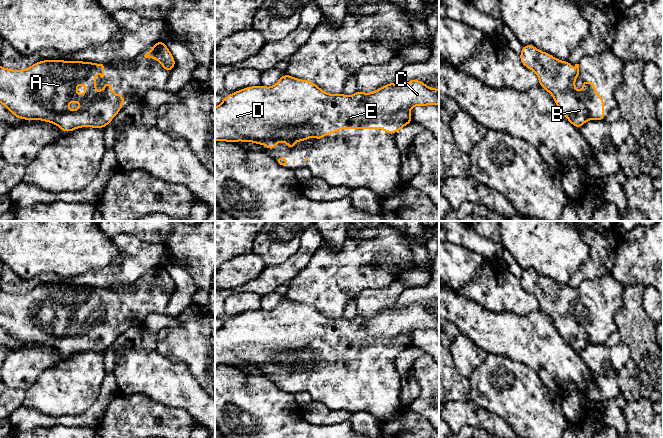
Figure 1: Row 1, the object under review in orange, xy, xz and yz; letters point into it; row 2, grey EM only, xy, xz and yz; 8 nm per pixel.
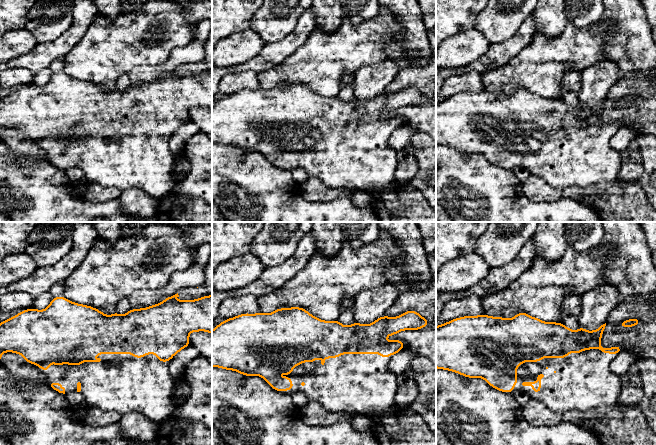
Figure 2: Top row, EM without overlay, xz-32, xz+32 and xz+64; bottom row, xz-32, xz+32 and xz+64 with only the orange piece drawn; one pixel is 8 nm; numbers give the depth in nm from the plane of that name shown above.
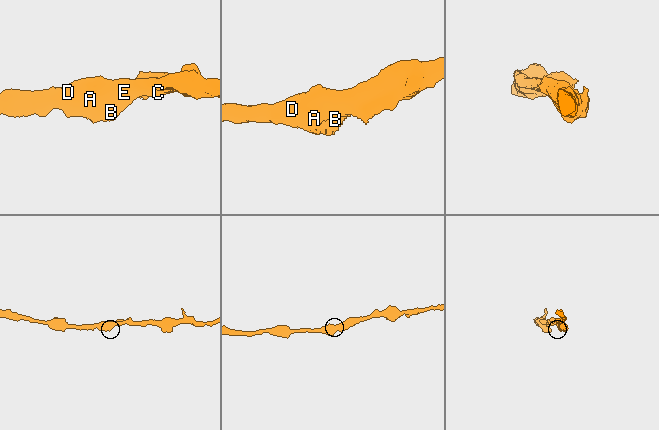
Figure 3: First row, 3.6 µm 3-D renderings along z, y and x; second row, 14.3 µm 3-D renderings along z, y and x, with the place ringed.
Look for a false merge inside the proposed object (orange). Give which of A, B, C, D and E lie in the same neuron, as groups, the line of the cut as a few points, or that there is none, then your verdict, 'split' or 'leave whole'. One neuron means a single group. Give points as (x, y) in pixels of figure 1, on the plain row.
A B C D E | no cut | leave whole

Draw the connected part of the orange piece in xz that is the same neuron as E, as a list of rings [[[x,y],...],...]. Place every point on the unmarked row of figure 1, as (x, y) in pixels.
[[[285,298],[281,300],[279,305],[271,311],[265,311],[263,309],[246,311],[224,321],[222,326],[215,331],[215,365],[226,365],[231,367],[243,365],[246,368],[254,366],[258,369],[264,368],[270,375],[272,375],[276,371],[277,366],[284,366],[288,369],[289,373],[293,373],[295,372],[295,367],[297,365],[307,365],[309,361],[315,361],[317,364],[323,364],[323,362],[327,361],[329,357],[338,357],[341,353],[383,353],[385,357],[396,358],[401,352],[412,346],[412,339],[410,336],[412,331],[428,329],[439,329],[439,313],[429,312],[425,307],[417,303],[412,303],[401,309],[396,309],[394,306],[391,306],[370,317],[364,317],[357,313],[352,320],[346,320],[343,316],[338,318],[326,317],[311,305],[297,303]]]

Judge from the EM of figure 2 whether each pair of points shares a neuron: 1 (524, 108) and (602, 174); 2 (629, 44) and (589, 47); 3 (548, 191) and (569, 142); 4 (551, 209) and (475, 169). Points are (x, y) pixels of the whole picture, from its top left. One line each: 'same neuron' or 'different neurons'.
1: same neuron
2: different neurons
3: different neurons
4: same neuron

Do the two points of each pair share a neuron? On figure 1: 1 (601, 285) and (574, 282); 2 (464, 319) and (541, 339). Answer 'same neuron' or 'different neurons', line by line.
1: different neurons
2: same neuron

